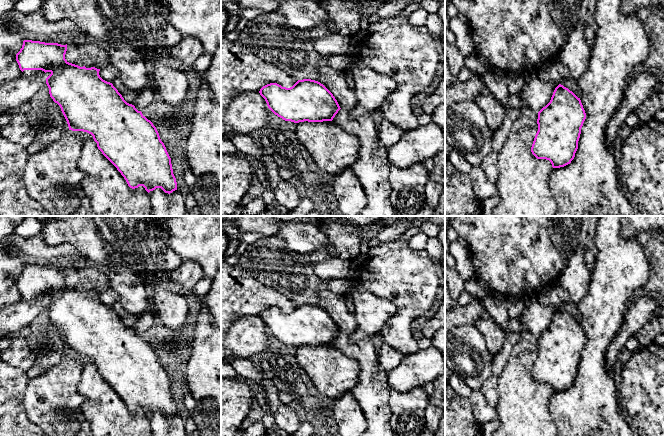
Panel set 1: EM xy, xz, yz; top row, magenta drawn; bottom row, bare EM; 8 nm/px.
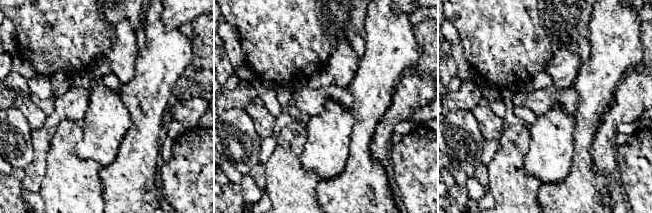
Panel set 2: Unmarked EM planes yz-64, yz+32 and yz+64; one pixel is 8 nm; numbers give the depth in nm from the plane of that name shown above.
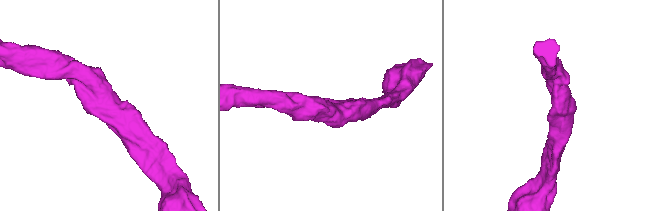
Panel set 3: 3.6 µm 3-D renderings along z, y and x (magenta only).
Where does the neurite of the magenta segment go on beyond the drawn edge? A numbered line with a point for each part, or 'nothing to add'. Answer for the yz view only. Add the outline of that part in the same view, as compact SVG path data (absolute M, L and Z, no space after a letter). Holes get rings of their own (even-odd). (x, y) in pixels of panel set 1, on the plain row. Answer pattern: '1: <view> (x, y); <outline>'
nothing to add

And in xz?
nothing to add

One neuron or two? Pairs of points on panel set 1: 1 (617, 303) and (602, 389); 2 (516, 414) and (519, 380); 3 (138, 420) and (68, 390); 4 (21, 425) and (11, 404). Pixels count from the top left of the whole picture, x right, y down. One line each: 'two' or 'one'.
1: one
2: one
3: two
4: one

